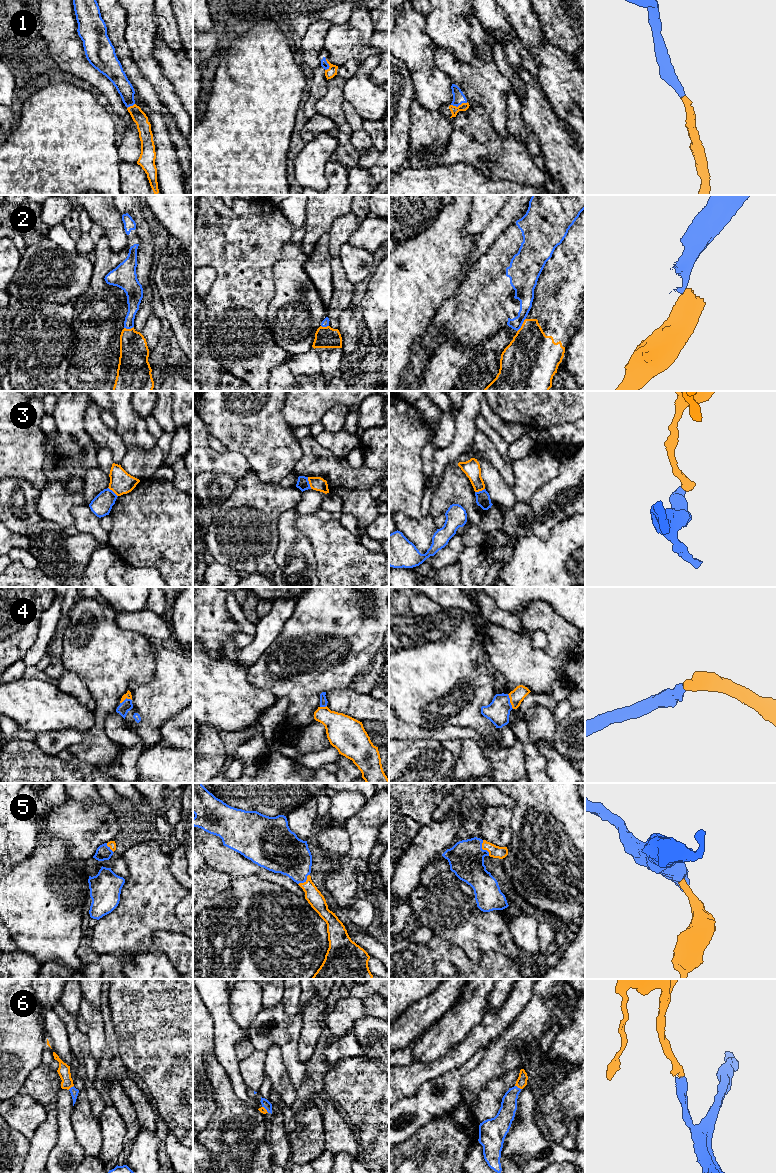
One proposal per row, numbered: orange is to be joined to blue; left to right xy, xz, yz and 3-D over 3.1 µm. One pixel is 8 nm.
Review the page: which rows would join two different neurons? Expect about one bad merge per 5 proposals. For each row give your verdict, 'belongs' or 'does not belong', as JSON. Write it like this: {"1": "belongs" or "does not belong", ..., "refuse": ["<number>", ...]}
{"1": "belongs", "2": "does not belong", "3": "does not belong", "4": "belongs", "5": "belongs", "6": "belongs", "refuse": ["2", "3"]}

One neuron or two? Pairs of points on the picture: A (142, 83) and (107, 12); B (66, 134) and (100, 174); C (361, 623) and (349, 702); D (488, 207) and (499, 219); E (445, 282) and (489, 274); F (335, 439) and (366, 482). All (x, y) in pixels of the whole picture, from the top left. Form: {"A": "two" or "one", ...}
{"A": "one", "B": "one", "C": "two", "D": "two", "E": "two", "F": "two"}

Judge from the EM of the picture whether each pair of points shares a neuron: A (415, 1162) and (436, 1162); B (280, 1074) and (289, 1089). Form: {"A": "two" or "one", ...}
{"A": "two", "B": "one"}

